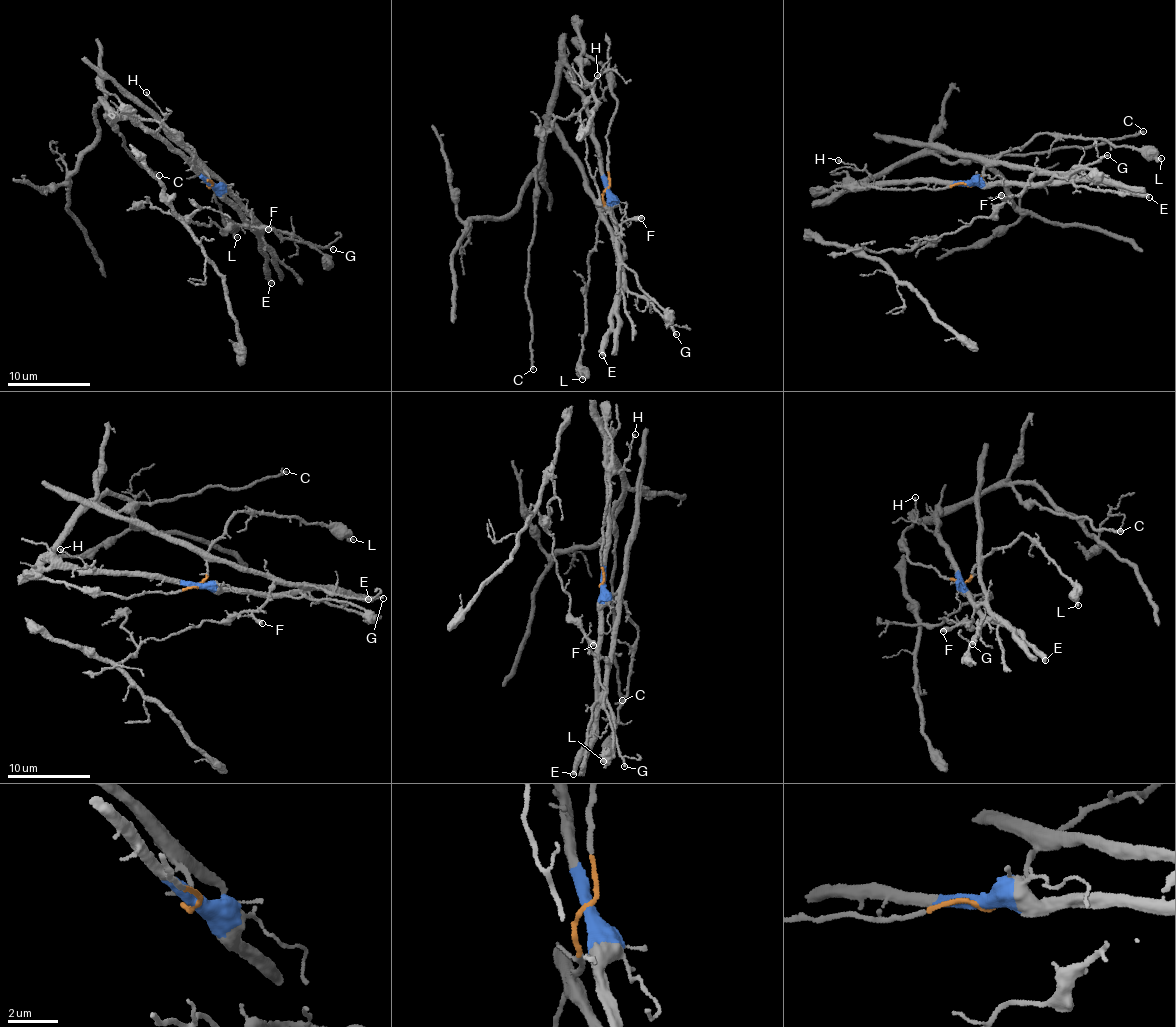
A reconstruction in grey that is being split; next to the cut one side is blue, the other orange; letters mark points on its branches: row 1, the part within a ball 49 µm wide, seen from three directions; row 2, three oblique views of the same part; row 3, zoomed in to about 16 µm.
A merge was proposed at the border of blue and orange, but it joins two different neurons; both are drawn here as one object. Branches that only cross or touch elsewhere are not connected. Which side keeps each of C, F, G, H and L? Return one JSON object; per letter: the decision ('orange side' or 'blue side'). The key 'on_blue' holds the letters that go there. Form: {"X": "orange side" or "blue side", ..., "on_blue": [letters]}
{"C": "blue side", "F": "orange side", "G": "orange side", "H": "blue side", "L": "orange side", "on_blue": ["C", "H"]}

